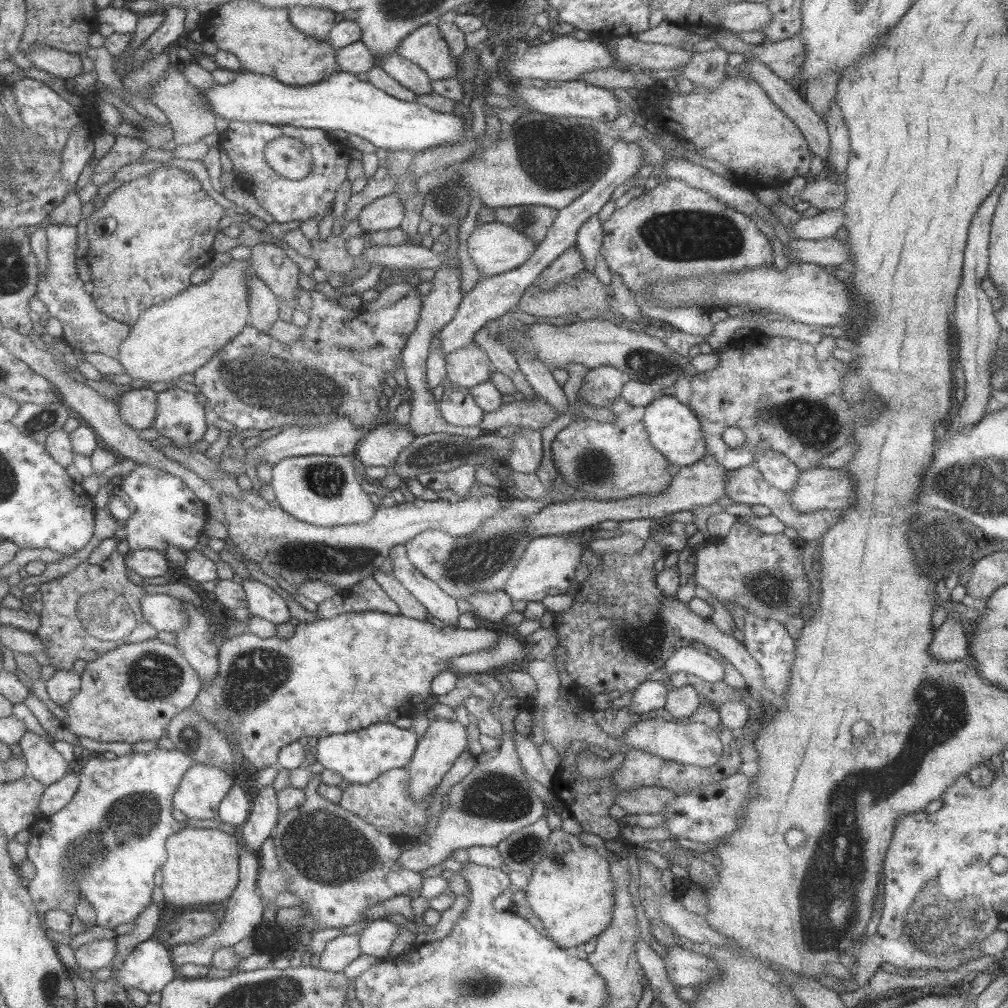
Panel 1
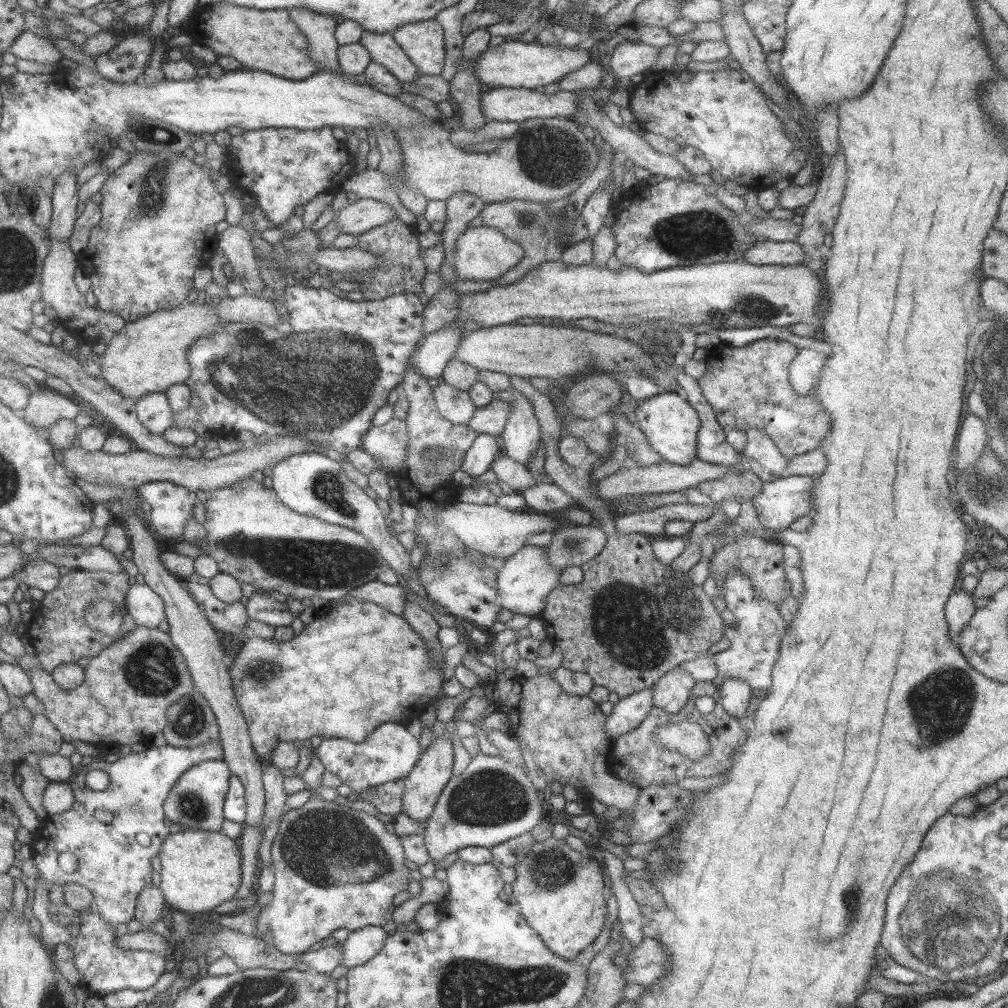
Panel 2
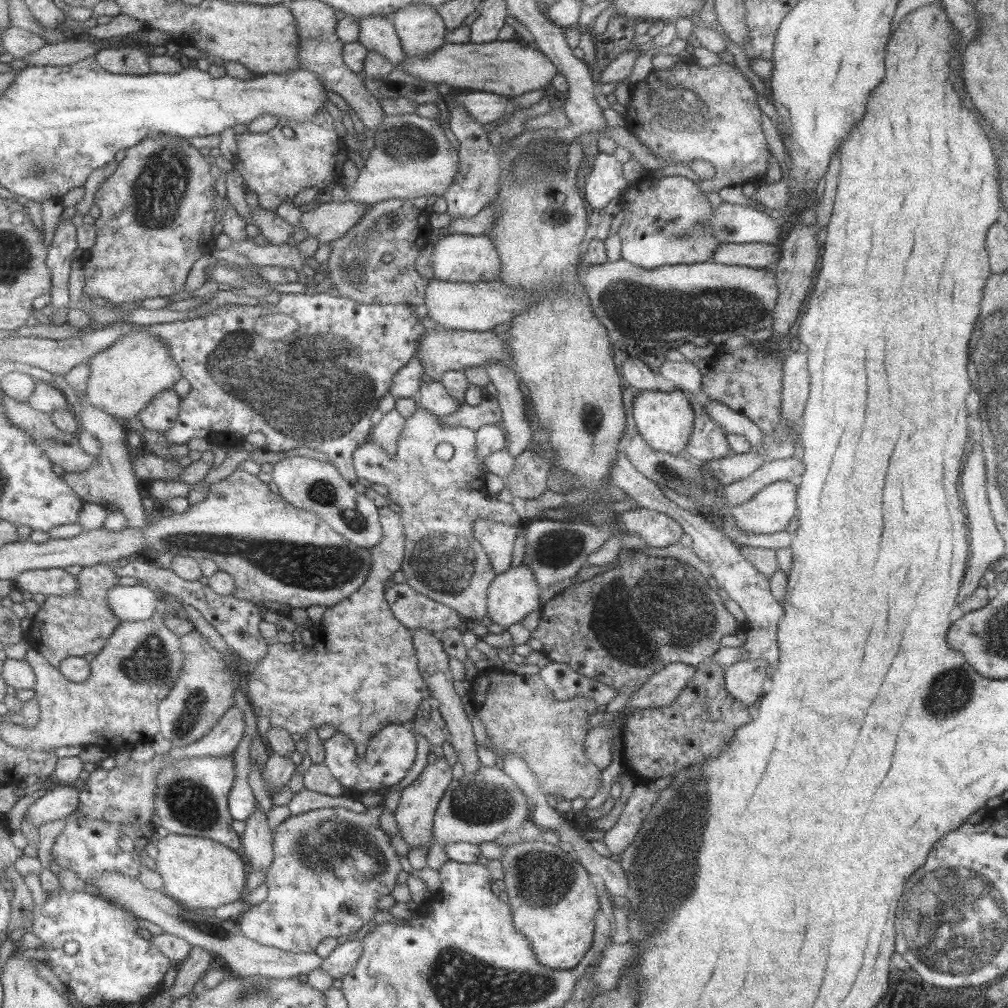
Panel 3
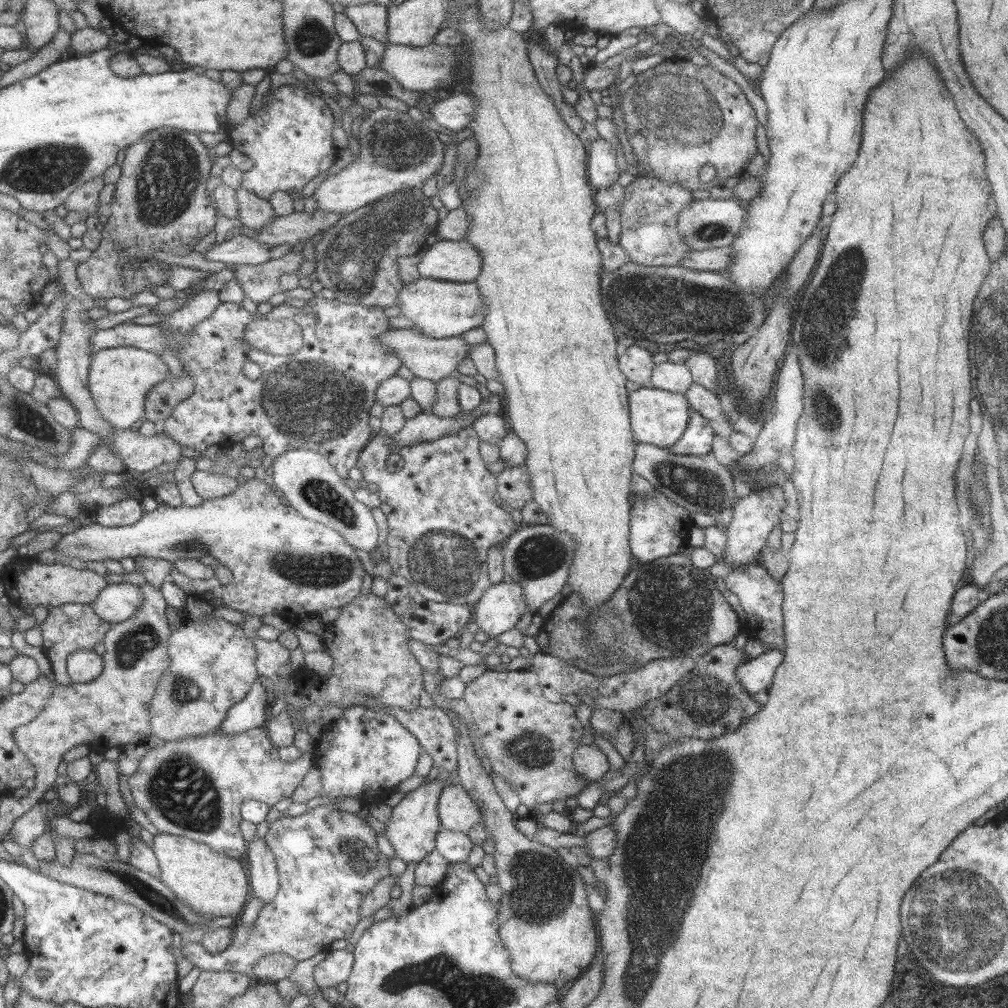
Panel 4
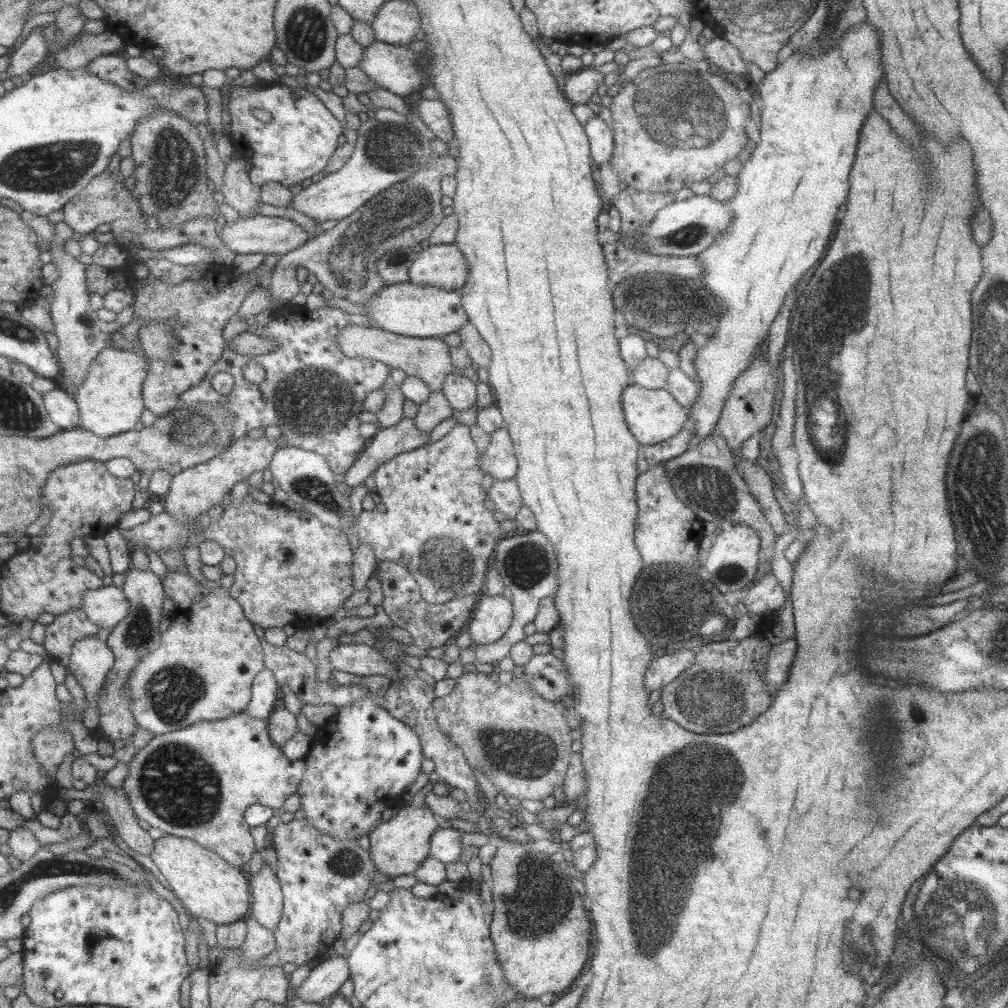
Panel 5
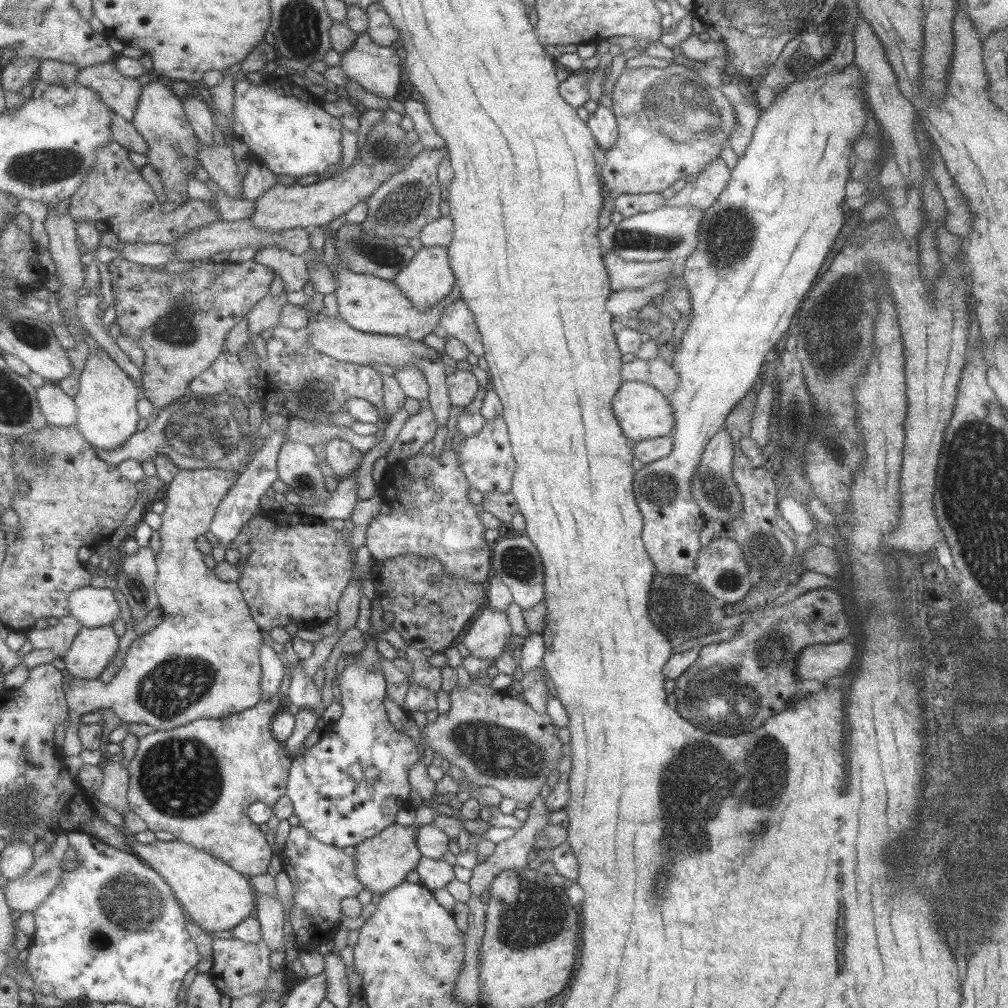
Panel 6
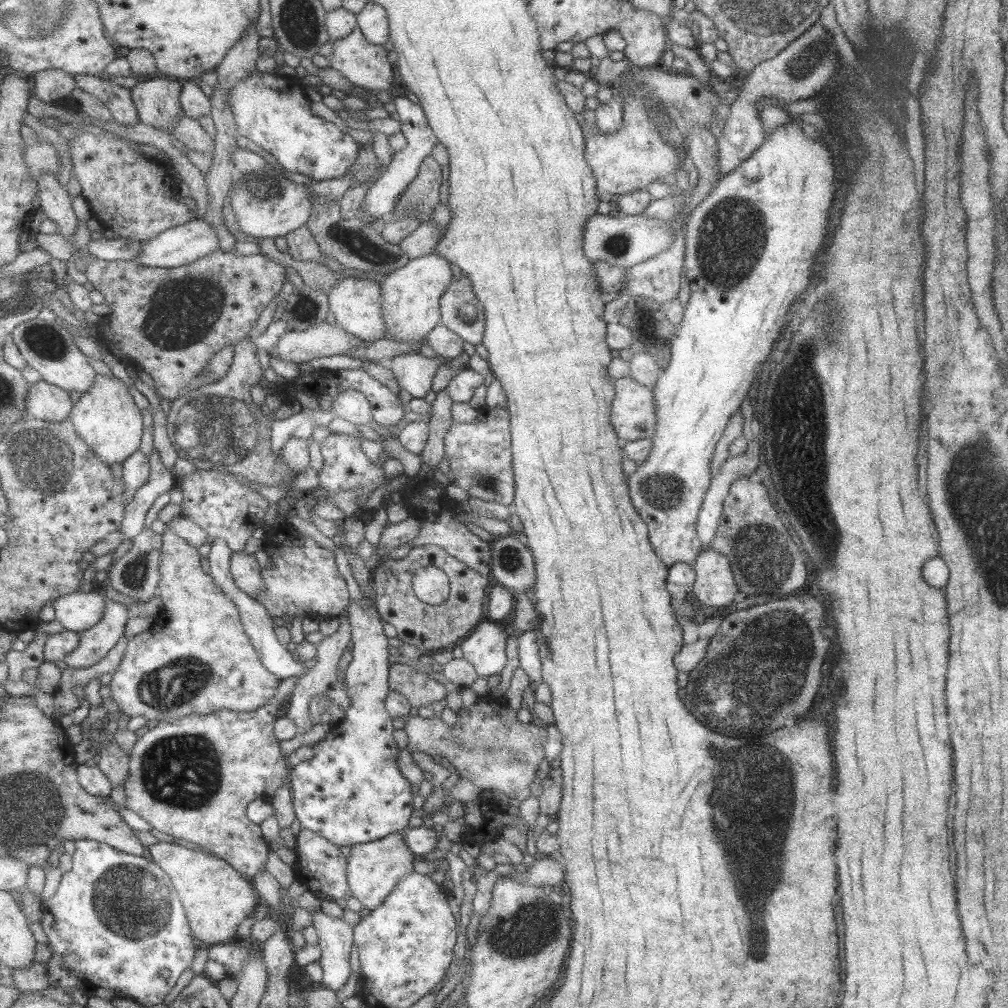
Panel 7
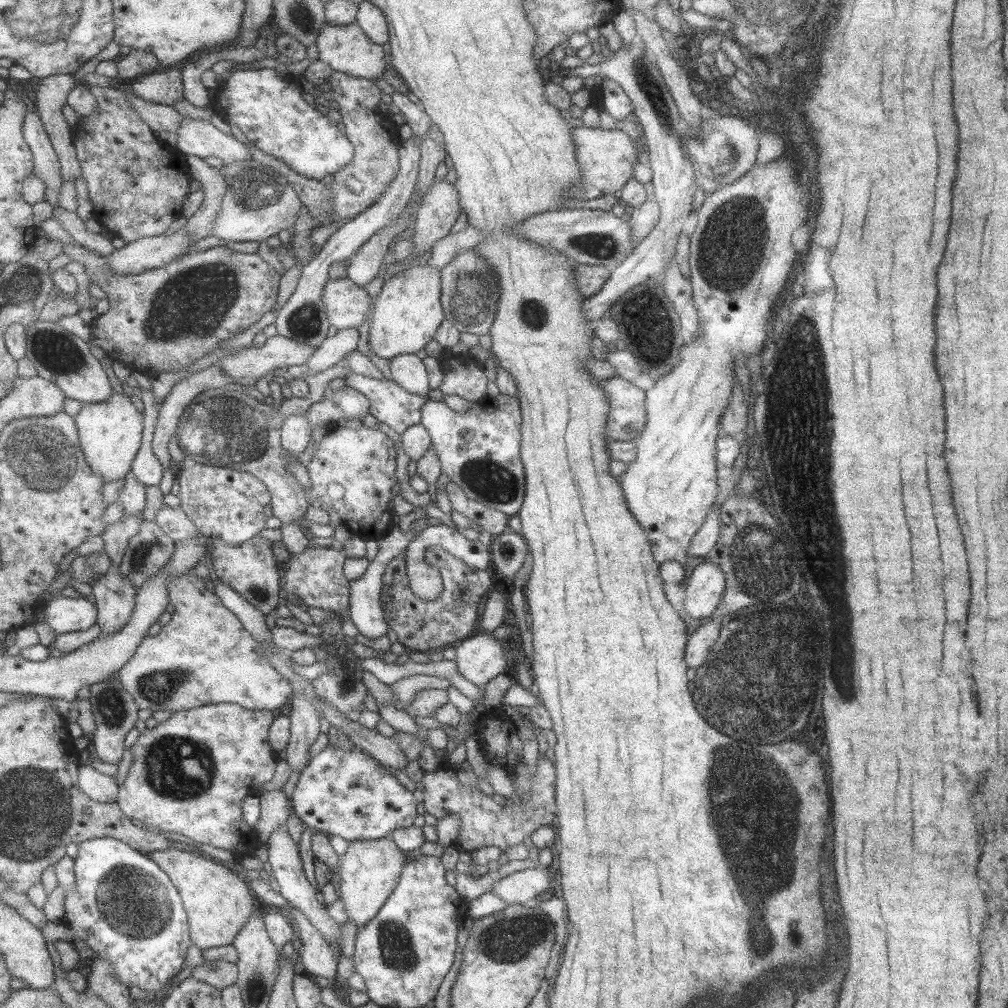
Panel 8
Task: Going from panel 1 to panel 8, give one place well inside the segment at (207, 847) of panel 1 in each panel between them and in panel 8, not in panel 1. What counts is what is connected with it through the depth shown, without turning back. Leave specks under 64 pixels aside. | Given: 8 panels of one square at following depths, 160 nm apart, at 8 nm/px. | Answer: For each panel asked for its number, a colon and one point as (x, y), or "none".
2: (200, 869)
3: (199, 873)
4: (213, 884)
5: (209, 888)
6: (216, 898)
7: (216, 899)
8: (218, 903)

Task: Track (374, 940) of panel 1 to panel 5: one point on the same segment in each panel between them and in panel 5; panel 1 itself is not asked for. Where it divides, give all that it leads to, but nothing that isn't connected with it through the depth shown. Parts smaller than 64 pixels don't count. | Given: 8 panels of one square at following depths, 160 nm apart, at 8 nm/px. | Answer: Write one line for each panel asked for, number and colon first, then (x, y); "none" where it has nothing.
2: (361, 945)
3: (342, 959)
4: (335, 968)
5: (328, 974)

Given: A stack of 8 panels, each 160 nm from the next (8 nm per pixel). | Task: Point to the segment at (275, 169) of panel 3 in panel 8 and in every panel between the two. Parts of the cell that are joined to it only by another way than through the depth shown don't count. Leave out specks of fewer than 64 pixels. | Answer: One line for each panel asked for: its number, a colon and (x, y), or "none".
4: (289, 142)
5: (297, 142)
6: (286, 127)
7: (275, 115)
8: (266, 105)

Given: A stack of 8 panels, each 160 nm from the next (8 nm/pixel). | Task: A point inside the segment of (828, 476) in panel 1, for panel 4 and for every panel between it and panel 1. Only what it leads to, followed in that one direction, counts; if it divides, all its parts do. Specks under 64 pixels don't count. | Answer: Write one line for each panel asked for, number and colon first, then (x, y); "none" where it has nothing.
2: (781, 502)
3: (770, 509)
4: (754, 516)

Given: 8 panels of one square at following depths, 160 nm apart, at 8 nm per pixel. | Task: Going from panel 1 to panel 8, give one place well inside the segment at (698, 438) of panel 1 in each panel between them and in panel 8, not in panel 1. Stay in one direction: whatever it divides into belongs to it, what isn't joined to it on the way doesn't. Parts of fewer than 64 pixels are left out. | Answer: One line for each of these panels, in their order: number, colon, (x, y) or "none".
2: (670, 424)
3: (664, 420)
4: (657, 417)
5: (652, 416)
6: (642, 412)
7: (632, 416)
8: (626, 419)

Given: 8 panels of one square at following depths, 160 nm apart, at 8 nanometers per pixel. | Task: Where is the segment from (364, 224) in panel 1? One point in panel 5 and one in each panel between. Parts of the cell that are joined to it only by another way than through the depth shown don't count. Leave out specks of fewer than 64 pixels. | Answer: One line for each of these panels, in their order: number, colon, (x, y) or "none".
2: (363, 214)
3: (329, 221)
4: (298, 226)
5: (263, 234)

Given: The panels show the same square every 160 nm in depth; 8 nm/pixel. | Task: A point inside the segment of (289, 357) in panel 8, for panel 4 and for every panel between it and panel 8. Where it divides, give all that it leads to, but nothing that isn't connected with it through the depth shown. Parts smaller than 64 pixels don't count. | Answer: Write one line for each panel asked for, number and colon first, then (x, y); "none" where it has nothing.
4: (430, 358)
5: (428, 359)
6: (332, 336)
7: (322, 340)

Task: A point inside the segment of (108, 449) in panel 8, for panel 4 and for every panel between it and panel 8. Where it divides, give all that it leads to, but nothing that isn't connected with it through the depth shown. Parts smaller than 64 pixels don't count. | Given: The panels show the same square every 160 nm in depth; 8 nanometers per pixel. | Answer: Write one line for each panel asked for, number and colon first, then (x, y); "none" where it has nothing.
4: (121, 378)
5: (111, 401)
6: (107, 401)
7: (107, 418)

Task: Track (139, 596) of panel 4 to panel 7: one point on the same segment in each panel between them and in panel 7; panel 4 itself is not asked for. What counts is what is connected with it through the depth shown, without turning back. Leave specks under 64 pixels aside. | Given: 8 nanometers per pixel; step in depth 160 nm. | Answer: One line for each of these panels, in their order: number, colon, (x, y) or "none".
5: (108, 606)
6: (97, 607)
7: (80, 611)

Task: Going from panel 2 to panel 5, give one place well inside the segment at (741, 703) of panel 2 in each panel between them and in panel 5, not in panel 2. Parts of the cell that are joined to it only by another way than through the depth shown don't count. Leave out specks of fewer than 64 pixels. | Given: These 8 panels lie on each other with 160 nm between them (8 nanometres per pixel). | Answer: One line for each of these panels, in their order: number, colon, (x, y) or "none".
3: (744, 681)
4: (756, 674)
5: (780, 656)

